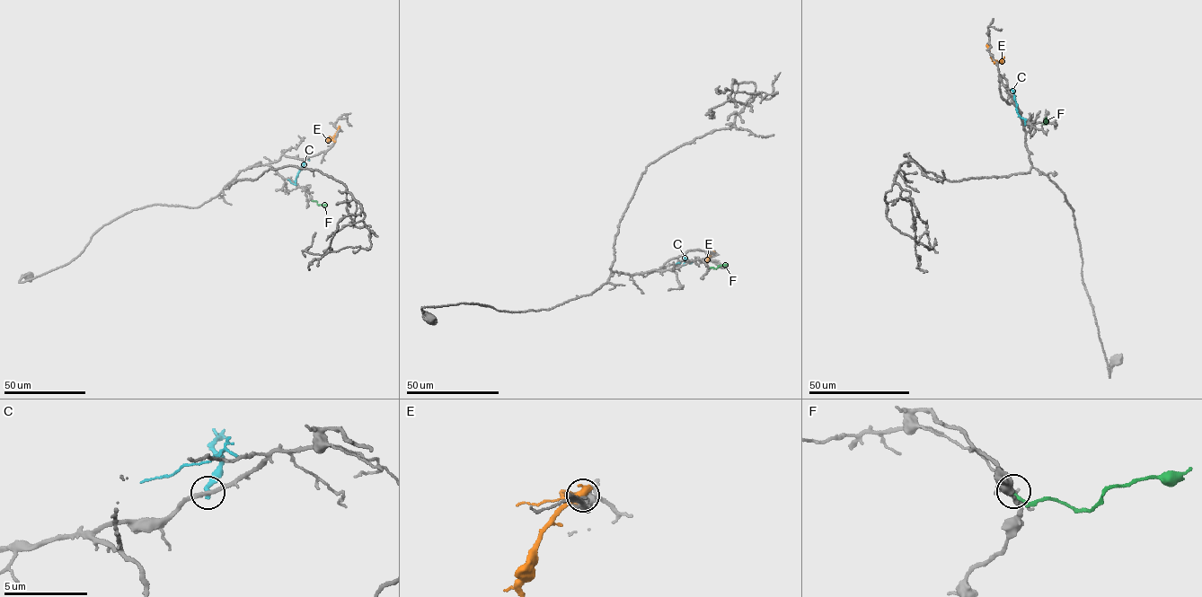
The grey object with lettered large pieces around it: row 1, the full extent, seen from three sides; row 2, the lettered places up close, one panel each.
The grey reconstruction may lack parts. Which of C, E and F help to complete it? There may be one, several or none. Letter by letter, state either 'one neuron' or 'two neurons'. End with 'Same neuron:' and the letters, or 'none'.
C: two neurons
E: two neurons
F: two neurons
Same neuron: none

